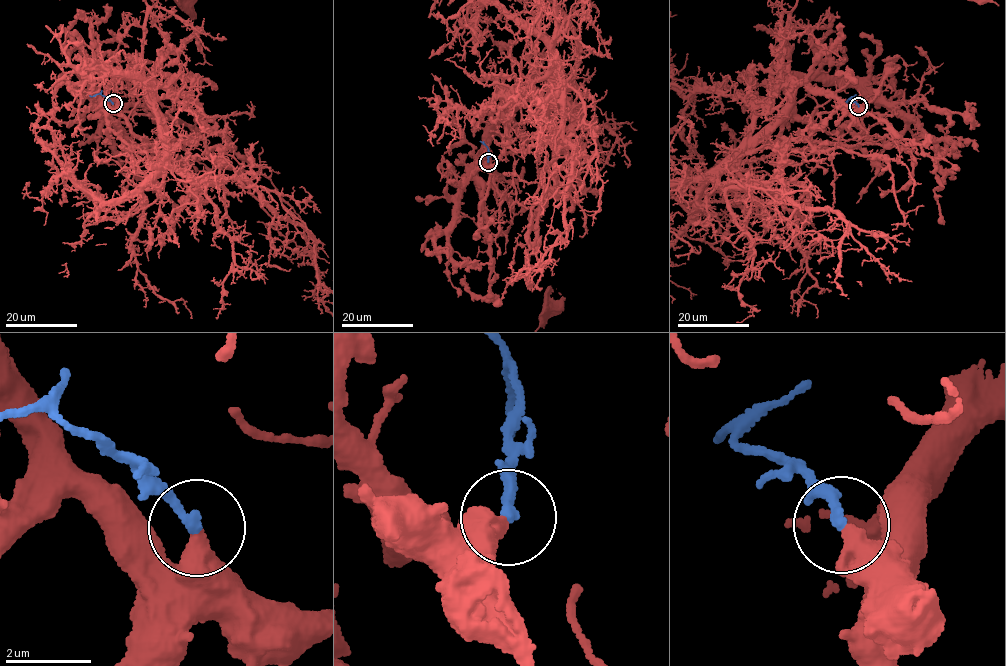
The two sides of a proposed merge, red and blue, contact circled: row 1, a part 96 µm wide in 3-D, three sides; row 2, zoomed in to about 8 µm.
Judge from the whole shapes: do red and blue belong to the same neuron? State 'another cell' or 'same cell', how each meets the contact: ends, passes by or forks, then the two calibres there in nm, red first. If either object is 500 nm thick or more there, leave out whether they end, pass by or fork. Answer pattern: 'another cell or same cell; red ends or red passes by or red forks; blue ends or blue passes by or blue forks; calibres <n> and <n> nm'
same cell; calibres 550 and 240 nm

